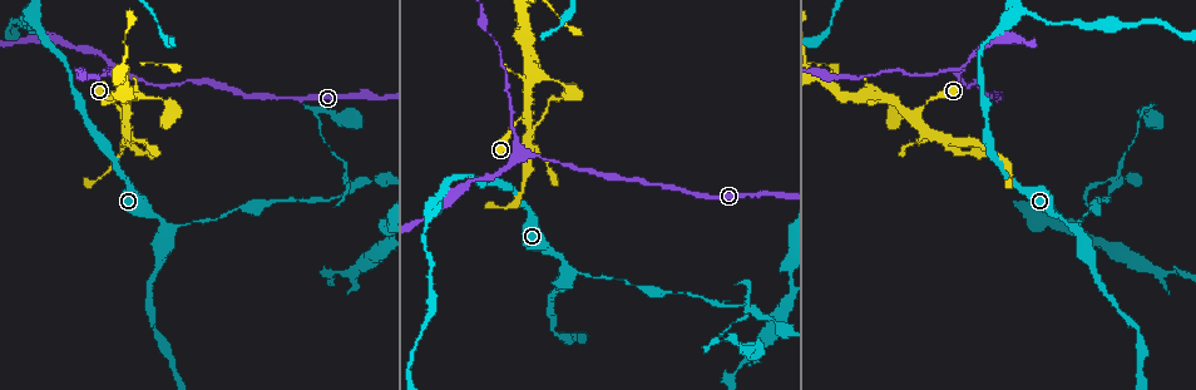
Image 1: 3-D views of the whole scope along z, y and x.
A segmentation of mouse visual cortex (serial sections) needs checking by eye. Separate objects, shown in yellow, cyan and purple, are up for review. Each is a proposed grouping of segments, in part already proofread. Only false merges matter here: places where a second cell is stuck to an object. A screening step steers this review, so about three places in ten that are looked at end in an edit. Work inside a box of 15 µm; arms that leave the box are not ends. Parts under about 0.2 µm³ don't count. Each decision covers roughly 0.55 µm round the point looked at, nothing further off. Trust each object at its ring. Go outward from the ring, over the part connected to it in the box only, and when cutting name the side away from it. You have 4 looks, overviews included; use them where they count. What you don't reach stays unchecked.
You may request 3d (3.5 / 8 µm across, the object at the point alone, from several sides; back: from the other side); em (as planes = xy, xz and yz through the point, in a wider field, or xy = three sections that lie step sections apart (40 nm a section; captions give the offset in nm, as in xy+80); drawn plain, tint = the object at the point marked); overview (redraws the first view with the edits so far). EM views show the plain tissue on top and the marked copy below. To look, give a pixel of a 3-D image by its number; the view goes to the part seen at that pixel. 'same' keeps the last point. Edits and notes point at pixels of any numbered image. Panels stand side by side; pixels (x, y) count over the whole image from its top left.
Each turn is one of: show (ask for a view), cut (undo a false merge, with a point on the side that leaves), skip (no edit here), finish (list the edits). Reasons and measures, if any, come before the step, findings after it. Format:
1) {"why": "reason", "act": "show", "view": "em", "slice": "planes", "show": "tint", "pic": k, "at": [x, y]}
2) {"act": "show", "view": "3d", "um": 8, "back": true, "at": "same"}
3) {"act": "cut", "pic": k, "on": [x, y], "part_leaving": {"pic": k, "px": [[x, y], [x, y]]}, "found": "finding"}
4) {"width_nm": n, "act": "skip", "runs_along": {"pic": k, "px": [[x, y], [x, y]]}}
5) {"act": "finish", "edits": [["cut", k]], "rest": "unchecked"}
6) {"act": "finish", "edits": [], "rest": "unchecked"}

{"why": "calibre changes", "act": "show", "view": "3d", "um": 3.5, "pic": 1, "at": [570, 272]}

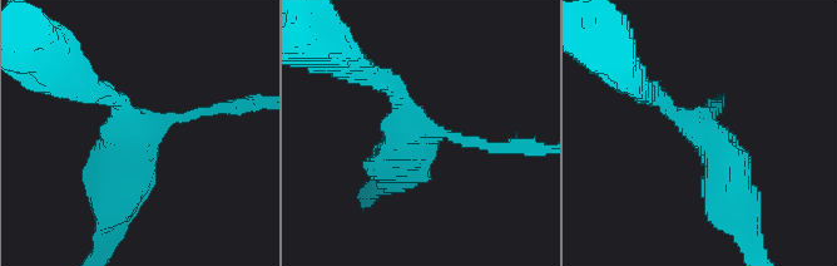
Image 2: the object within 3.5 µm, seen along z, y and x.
{"arms": 3, "arm_widths_nm": [150, 250, 600], "why": "now the EM", "act": "show", "view": "em", "slice": "planes", "show": "tint", "pic": 2, "at": [135, 120]}

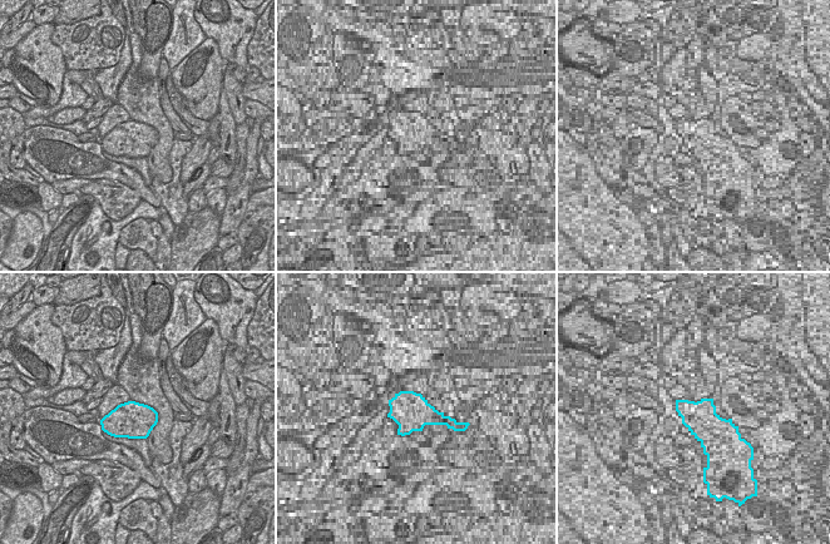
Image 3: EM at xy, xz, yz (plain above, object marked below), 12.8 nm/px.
{"act": "skip", "found": "continuous, no second cell"}

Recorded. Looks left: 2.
{"why": "side arm on a straight run", "act": "show", "view": "3d", "um": 3.5, "pic": 1, "at": [1111, 190]}

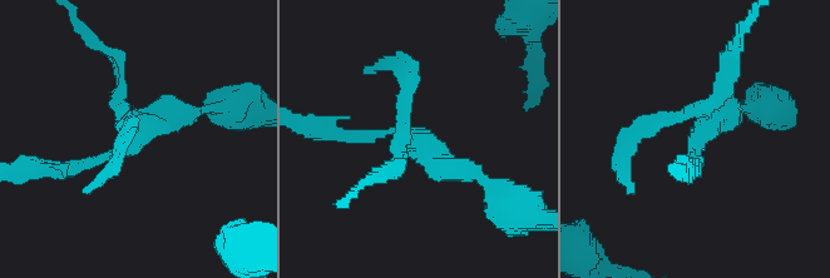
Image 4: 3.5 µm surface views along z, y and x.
{"why": "shape alone is not enough", "act": "show", "view": "em", "slice": "xy", "step": 3, "show": "tint", "pic": 4, "at": [139, 135]}

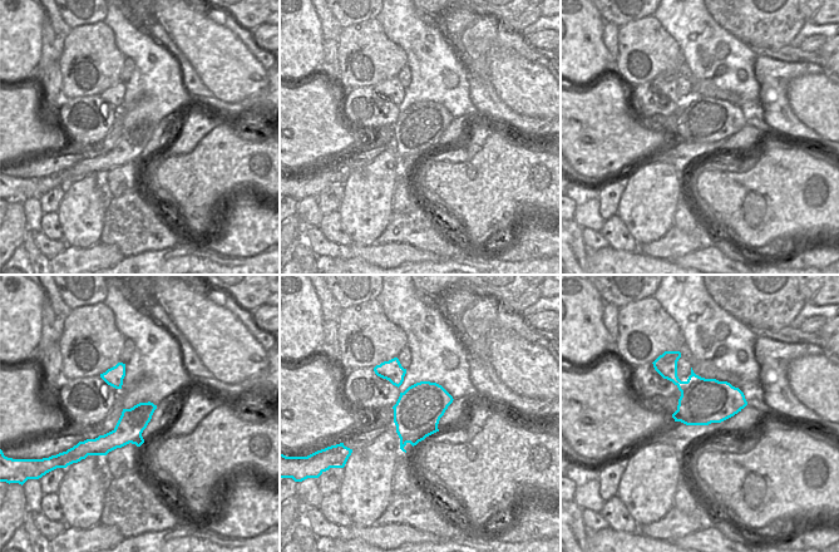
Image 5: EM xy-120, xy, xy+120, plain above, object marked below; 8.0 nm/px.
{"act": "cut", "pic": 4, "on": [657, 117], "part_leaving": {"pic": 4, "px": [[701, 114], [724, 87], [739, 33]]}, "found": "two cells meet here"}

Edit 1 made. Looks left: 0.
{"act": "finish", "edits": [["cut", 4]], "rest": "unchecked"}

